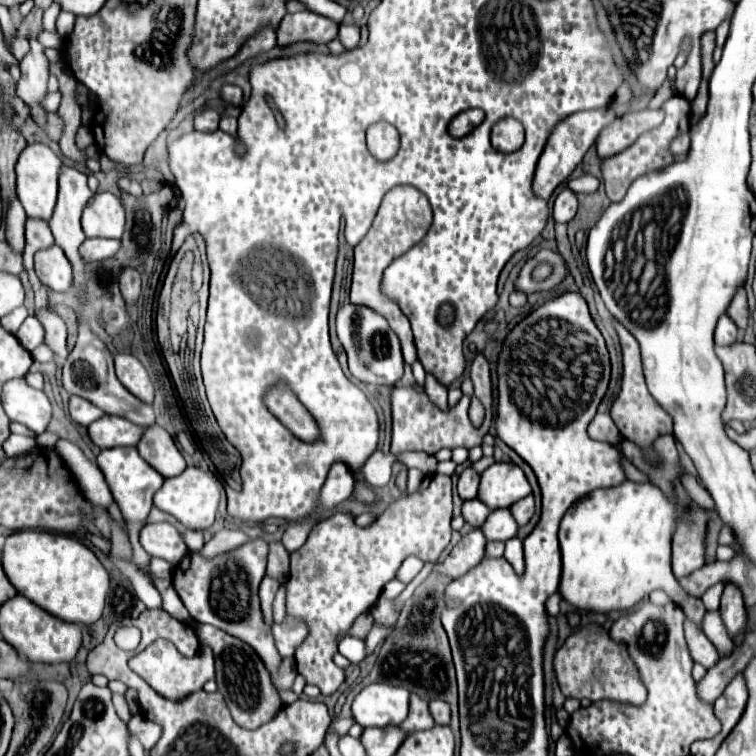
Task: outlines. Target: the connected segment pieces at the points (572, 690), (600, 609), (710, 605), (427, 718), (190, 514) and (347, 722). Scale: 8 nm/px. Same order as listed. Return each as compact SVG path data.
M589 623L587 627L575 629L561 645L555 655L555 673L561 693L573 699L591 699L591 701L619 701L629 705L643 705L647 701L647 689L639 677L639 671L633 659L627 653L627 647L613 641L599 623Z
M623 481L617 487L609 487L609 489L595 489L591 491L587 497L583 497L581 501L577 501L563 517L561 527L559 527L559 545L561 545L561 555L563 555L563 575L561 575L561 585L559 585L559 593L563 595L563 599L567 599L571 605L579 607L579 609L587 609L587 611L597 611L597 613L611 613L611 611L621 611L621 609L631 609L635 603L639 603L641 599L645 599L651 591L655 589L663 589L669 597L677 595L677 601L683 597L683 589L677 583L677 579L671 573L671 537L675 533L675 525L677 525L677 509L673 505L673 501L653 483L631 483L631 481Z
M713 585L713 587L709 587L709 589L701 595L701 601L703 601L703 605L705 605L707 611L717 611L717 609L719 609L721 593L723 593L723 587Z
M411 693L411 705L409 705L409 715L407 719L399 725L405 733L421 731L421 729L431 729L433 727L433 717L429 713L427 701L423 701L419 695Z
M187 467L181 475L165 479L163 487L153 497L153 505L165 513L171 513L177 521L181 521L189 529L207 529L215 521L221 489L223 489L221 481L211 471L201 471L199 467Z
M337 717L333 723L331 723L331 727L329 727L329 731L331 733L337 733L339 737L343 737L343 735L347 735L347 731L349 731L349 727L353 726L353 719L341 719L341 717Z

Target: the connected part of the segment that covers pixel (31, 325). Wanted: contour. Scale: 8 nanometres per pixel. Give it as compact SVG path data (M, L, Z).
M27 317L23 321L23 325L19 327L19 331L15 333L15 337L19 339L19 343L27 351L33 351L37 345L41 345L43 343L43 335L45 335L45 331L43 331L41 323L35 317Z

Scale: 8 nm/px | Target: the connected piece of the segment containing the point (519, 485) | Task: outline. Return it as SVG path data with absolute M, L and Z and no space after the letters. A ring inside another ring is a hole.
M493 463L481 473L479 499L489 509L511 507L531 493L531 485L523 469L515 463Z

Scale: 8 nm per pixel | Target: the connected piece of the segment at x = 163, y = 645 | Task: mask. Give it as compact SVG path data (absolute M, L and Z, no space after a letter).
M157 639L153 641L147 649L143 649L141 653L137 653L131 661L129 667L141 675L159 695L167 697L167 699L183 699L193 691L199 691L205 681L215 677L215 667L213 667L213 651L209 647L201 647L199 653L191 659L183 657L175 645L167 639Z

